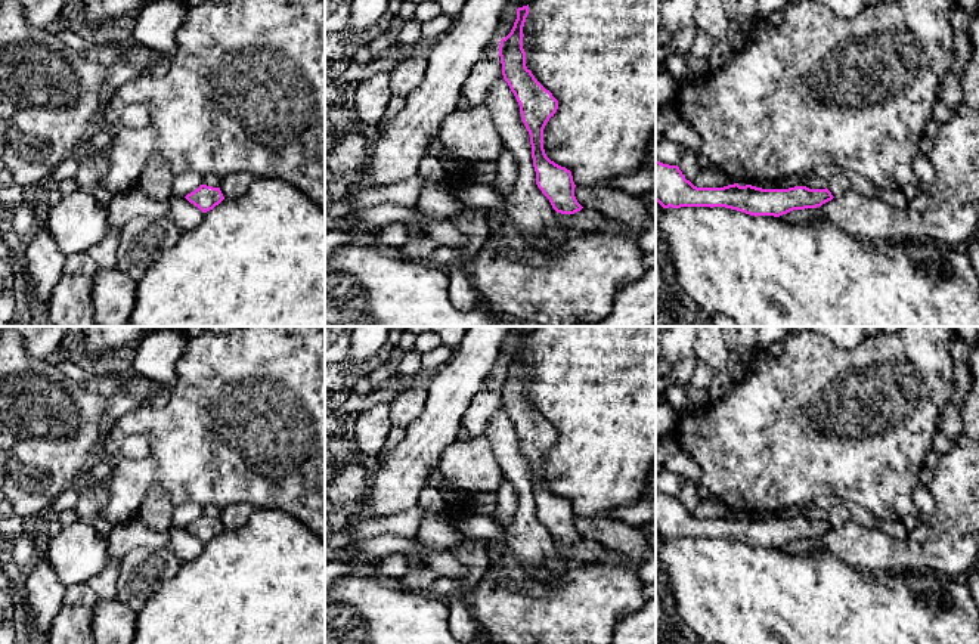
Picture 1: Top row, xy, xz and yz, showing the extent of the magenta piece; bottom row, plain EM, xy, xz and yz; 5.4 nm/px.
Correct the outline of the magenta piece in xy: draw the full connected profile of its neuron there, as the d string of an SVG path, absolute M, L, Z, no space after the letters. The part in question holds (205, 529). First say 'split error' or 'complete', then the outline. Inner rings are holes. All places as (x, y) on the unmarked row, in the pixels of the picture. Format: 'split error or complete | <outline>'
complete | M201 515L198 520L188 524L185 529L190 535L198 538L202 544L213 541L216 536L219 536L224 530L220 518L213 518L207 515Z

